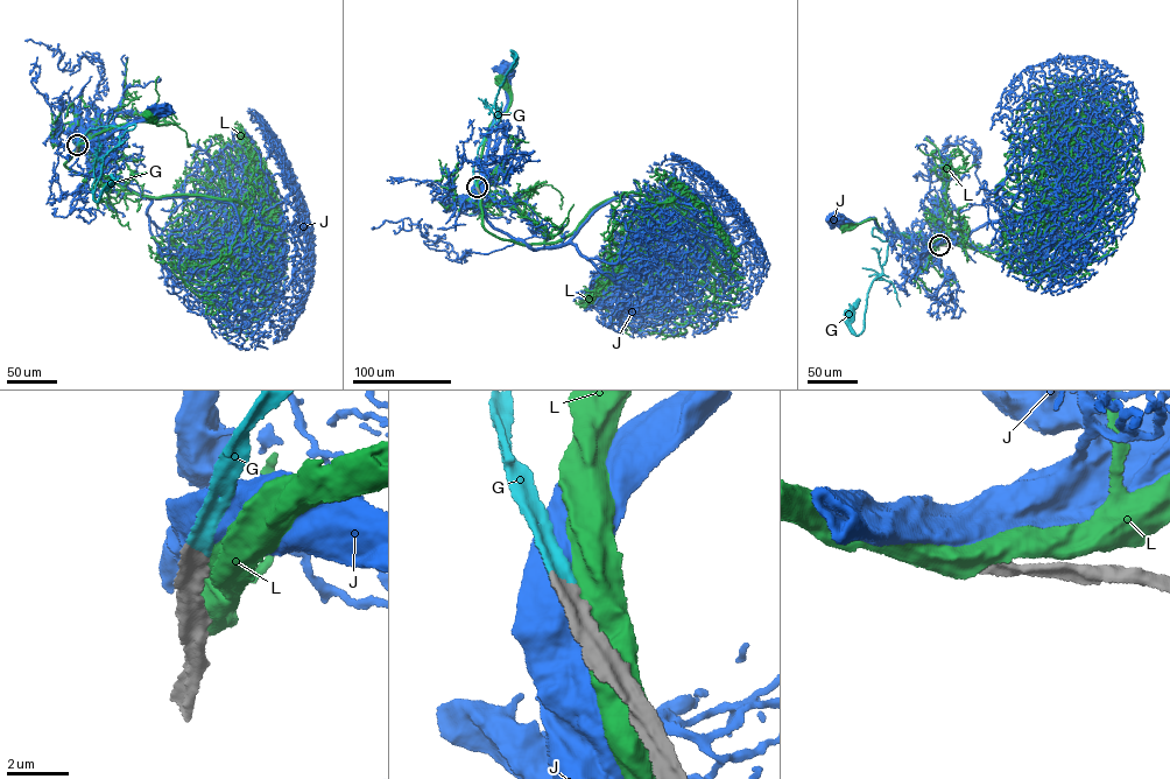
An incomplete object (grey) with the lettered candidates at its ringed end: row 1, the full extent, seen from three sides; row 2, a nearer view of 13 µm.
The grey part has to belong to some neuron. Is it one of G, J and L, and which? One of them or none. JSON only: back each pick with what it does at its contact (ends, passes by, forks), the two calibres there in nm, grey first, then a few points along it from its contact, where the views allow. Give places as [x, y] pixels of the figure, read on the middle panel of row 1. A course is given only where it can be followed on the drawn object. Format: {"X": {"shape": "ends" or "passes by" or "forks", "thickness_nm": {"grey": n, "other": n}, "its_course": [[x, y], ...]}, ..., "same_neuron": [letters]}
{"G": {"shape": "ends", "thickness_nm": {"grey": 440, "other": 400}, "its_course": [[477, 187], [478, 148], [500, 107], [495, 126], [500, 119], [495, 99], [514, 56]]}, "same_neuron": ["G"]}

